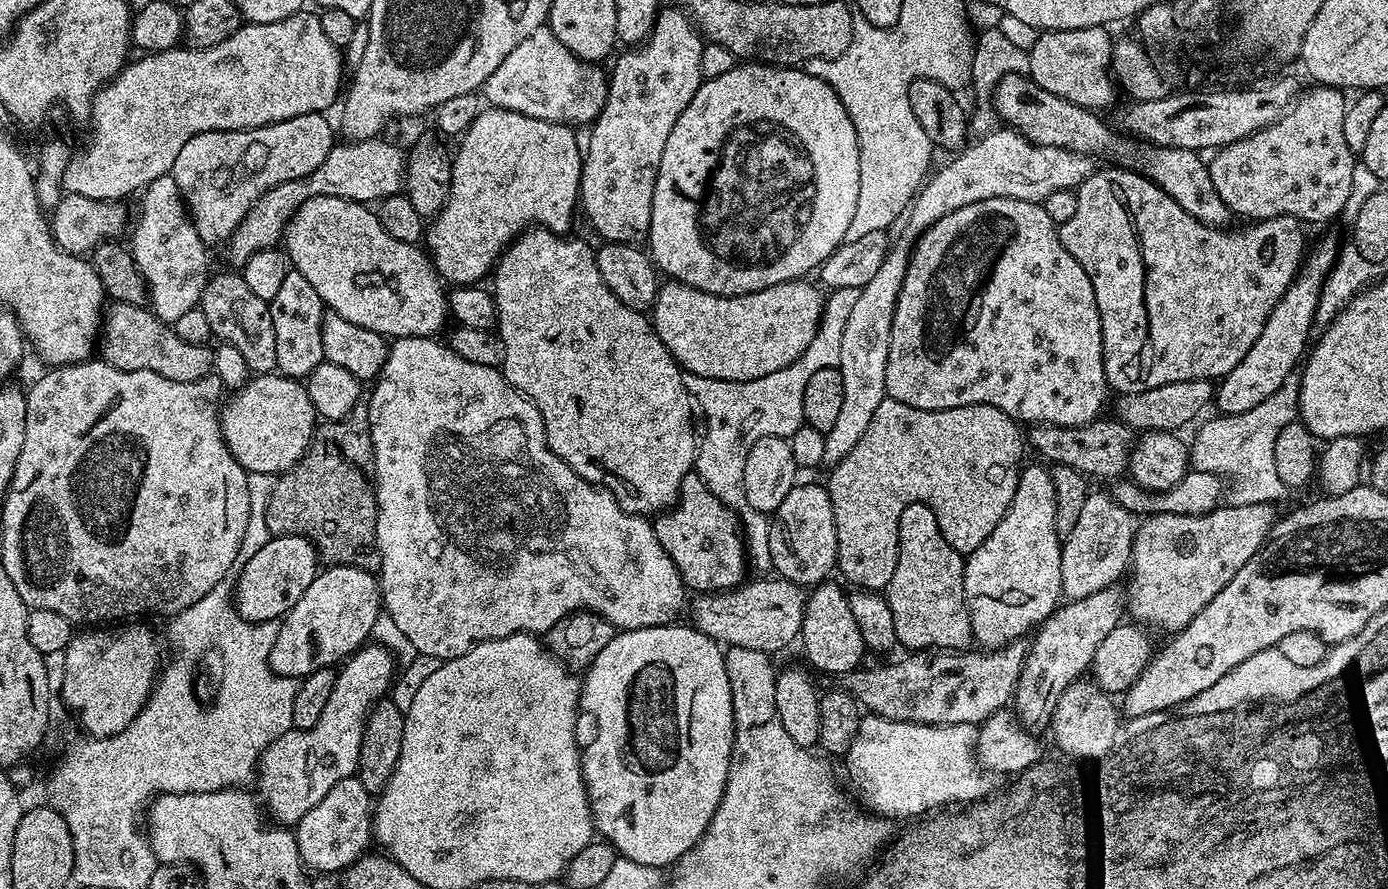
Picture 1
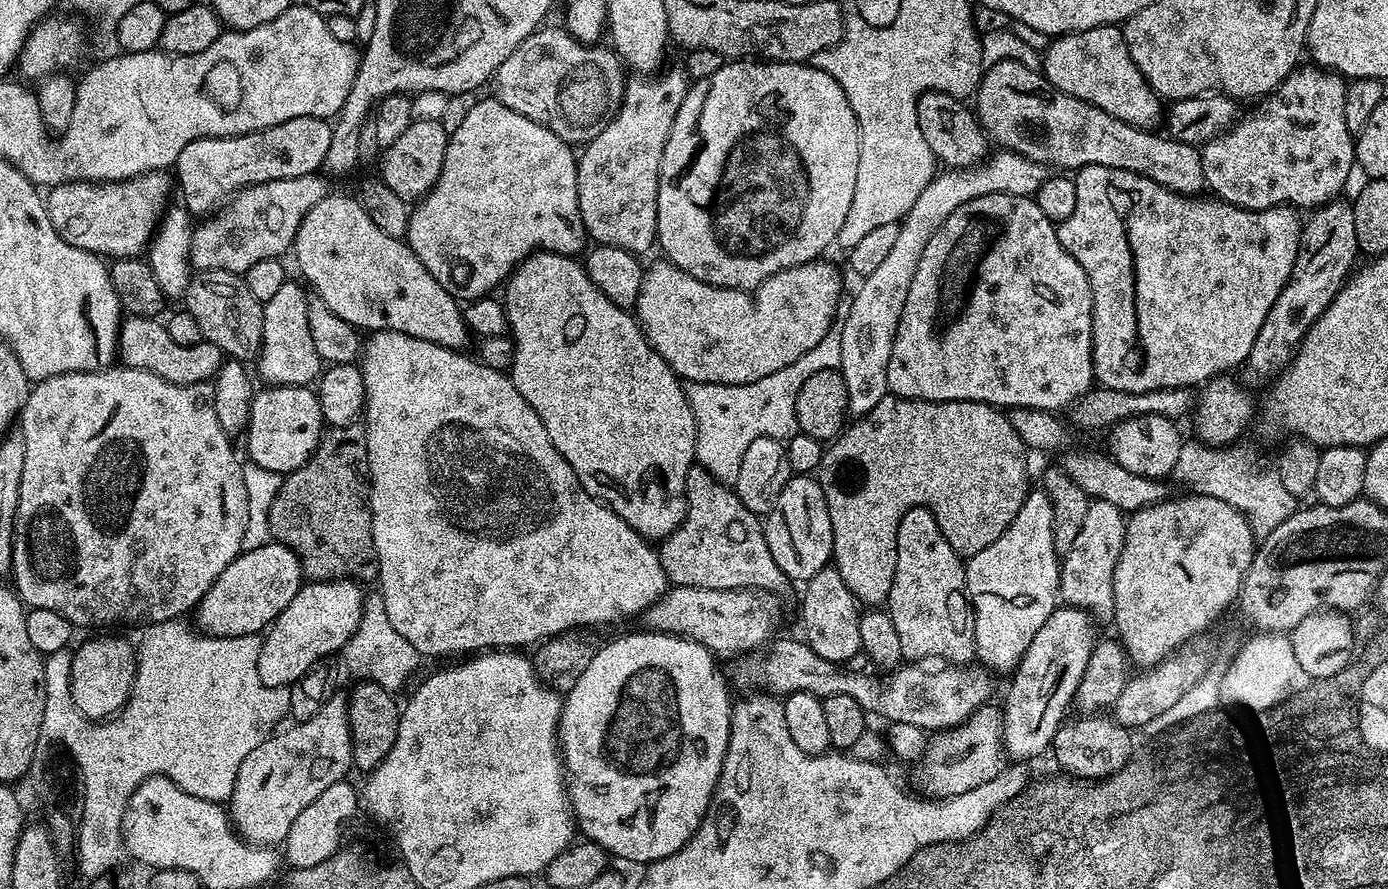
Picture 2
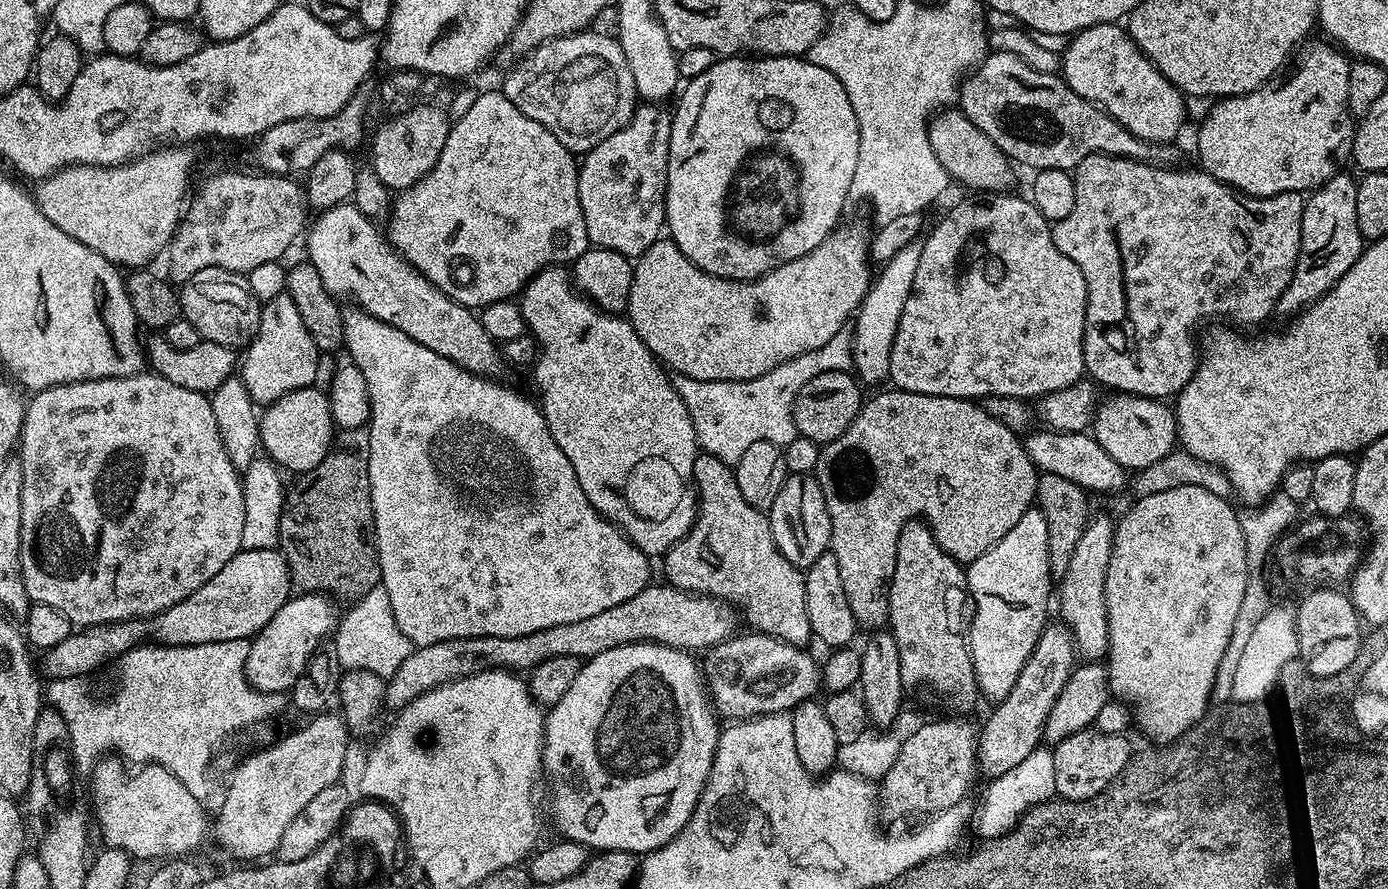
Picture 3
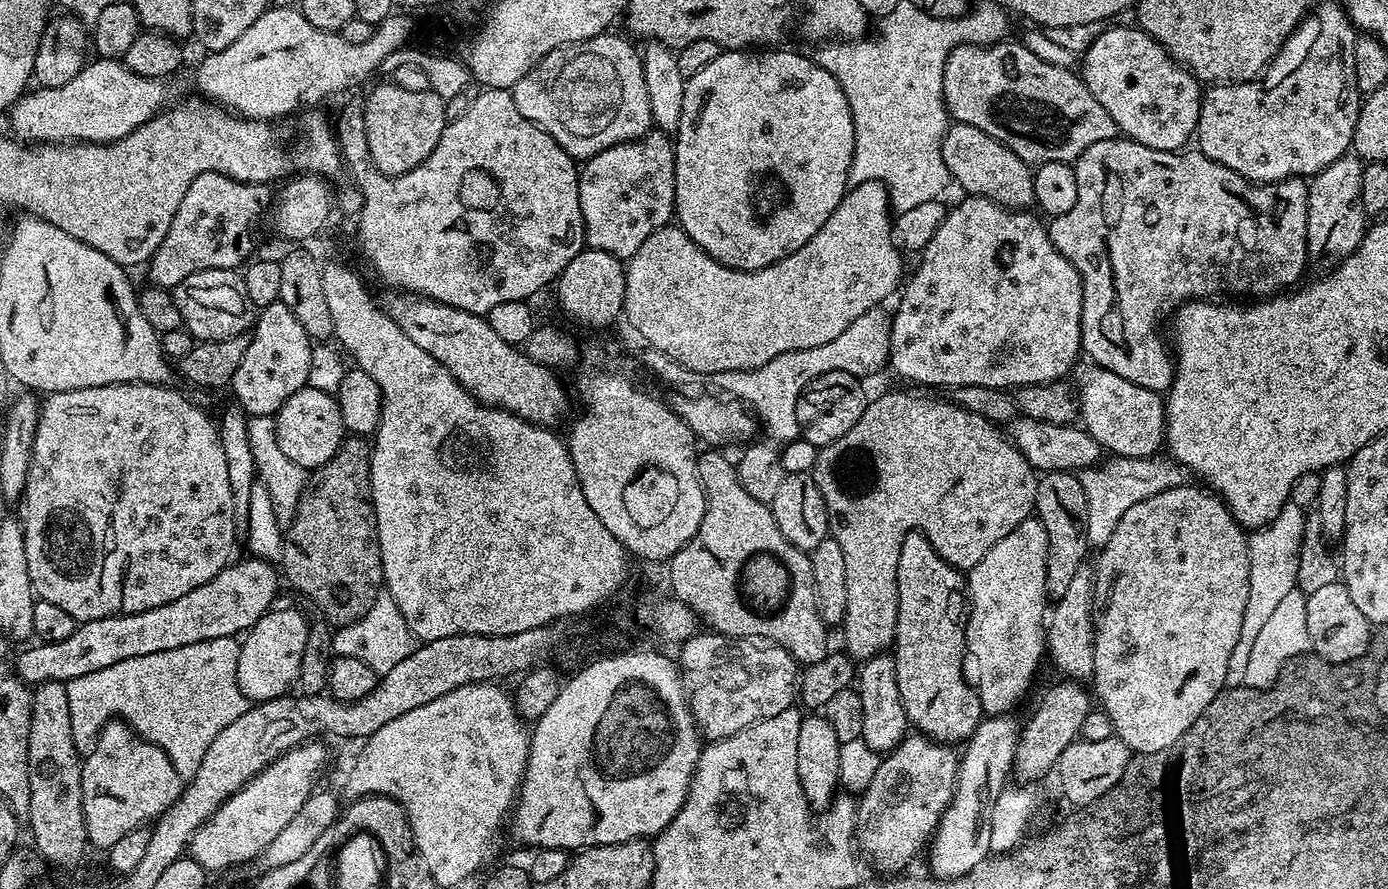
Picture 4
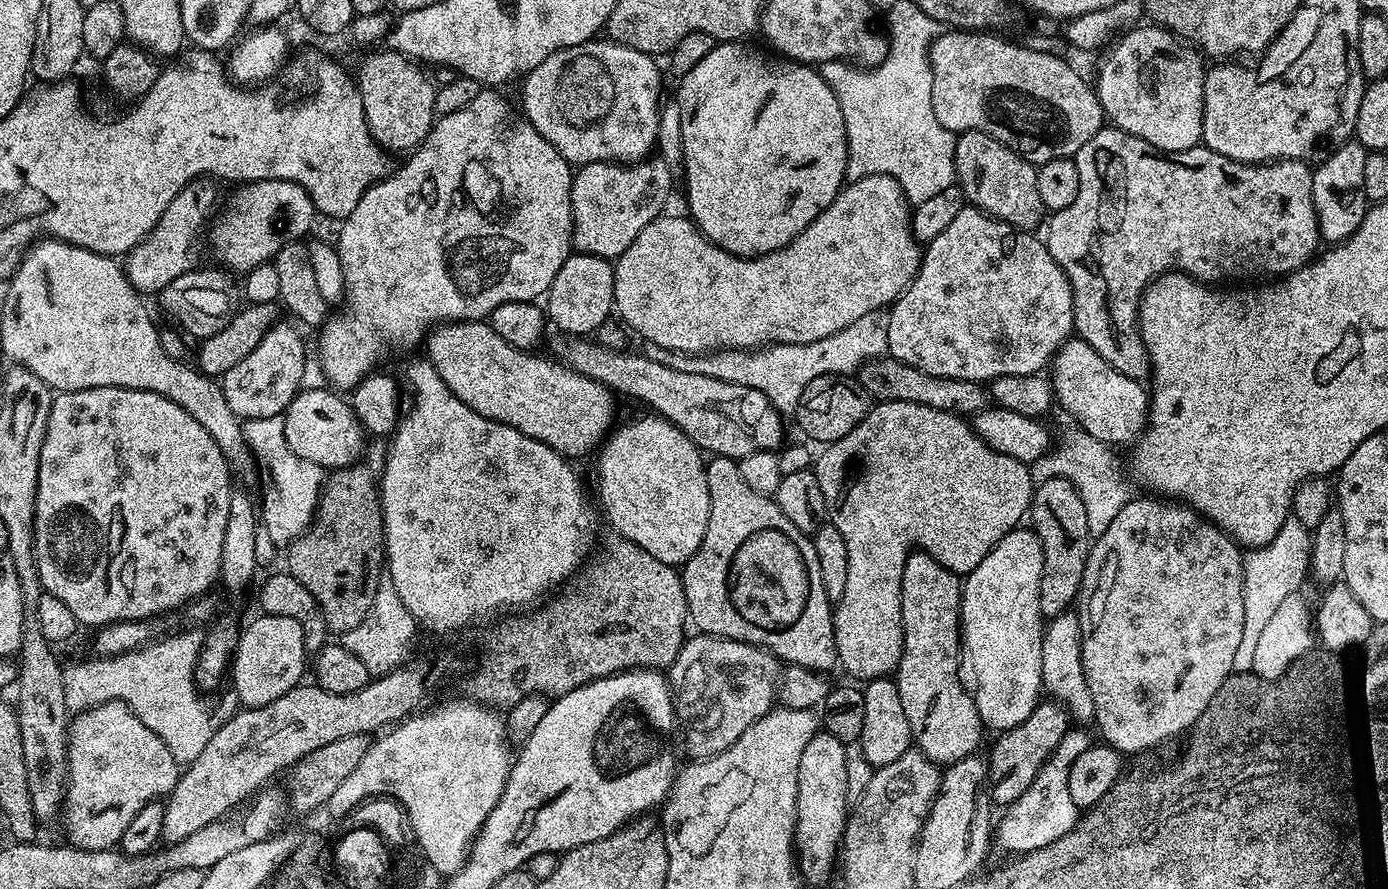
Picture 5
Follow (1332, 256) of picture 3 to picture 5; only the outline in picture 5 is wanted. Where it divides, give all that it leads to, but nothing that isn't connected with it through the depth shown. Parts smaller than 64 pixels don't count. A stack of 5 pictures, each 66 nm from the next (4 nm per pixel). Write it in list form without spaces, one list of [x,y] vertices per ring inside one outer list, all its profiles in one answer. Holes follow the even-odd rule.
[[[1353,138],[1339,144],[1333,152],[1328,153],[1315,165],[1312,173],[1314,208],[1320,227],[1320,239],[1325,245],[1340,244],[1350,238],[1350,234],[1354,234],[1358,226],[1362,226],[1362,218],[1370,207],[1362,182],[1368,153],[1368,149]]]

